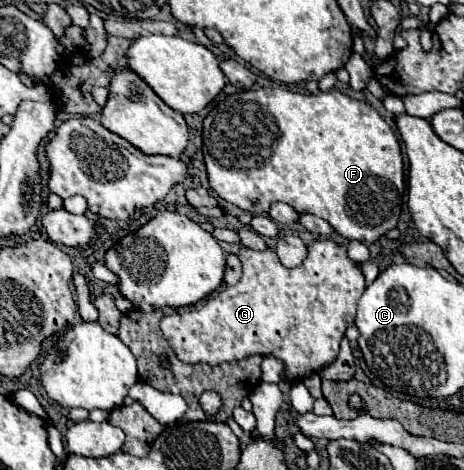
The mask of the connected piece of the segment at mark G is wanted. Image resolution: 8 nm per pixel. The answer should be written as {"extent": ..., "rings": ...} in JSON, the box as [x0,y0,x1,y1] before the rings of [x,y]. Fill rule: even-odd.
{"extent":[162,240,366,384],"rings":[[[314,240],[308,246],[306,260],[296,268],[286,268],[278,260],[272,248],[262,252],[244,248],[238,252],[242,262],[242,278],[234,286],[226,286],[218,296],[210,298],[200,310],[186,314],[170,314],[162,318],[162,334],[176,352],[176,356],[186,364],[210,364],[218,366],[222,362],[236,362],[248,356],[272,356],[284,362],[282,380],[292,384],[300,382],[322,368],[332,364],[338,356],[344,332],[356,318],[356,304],[366,290],[366,278],[358,262],[348,258],[346,246],[334,240]]]}

